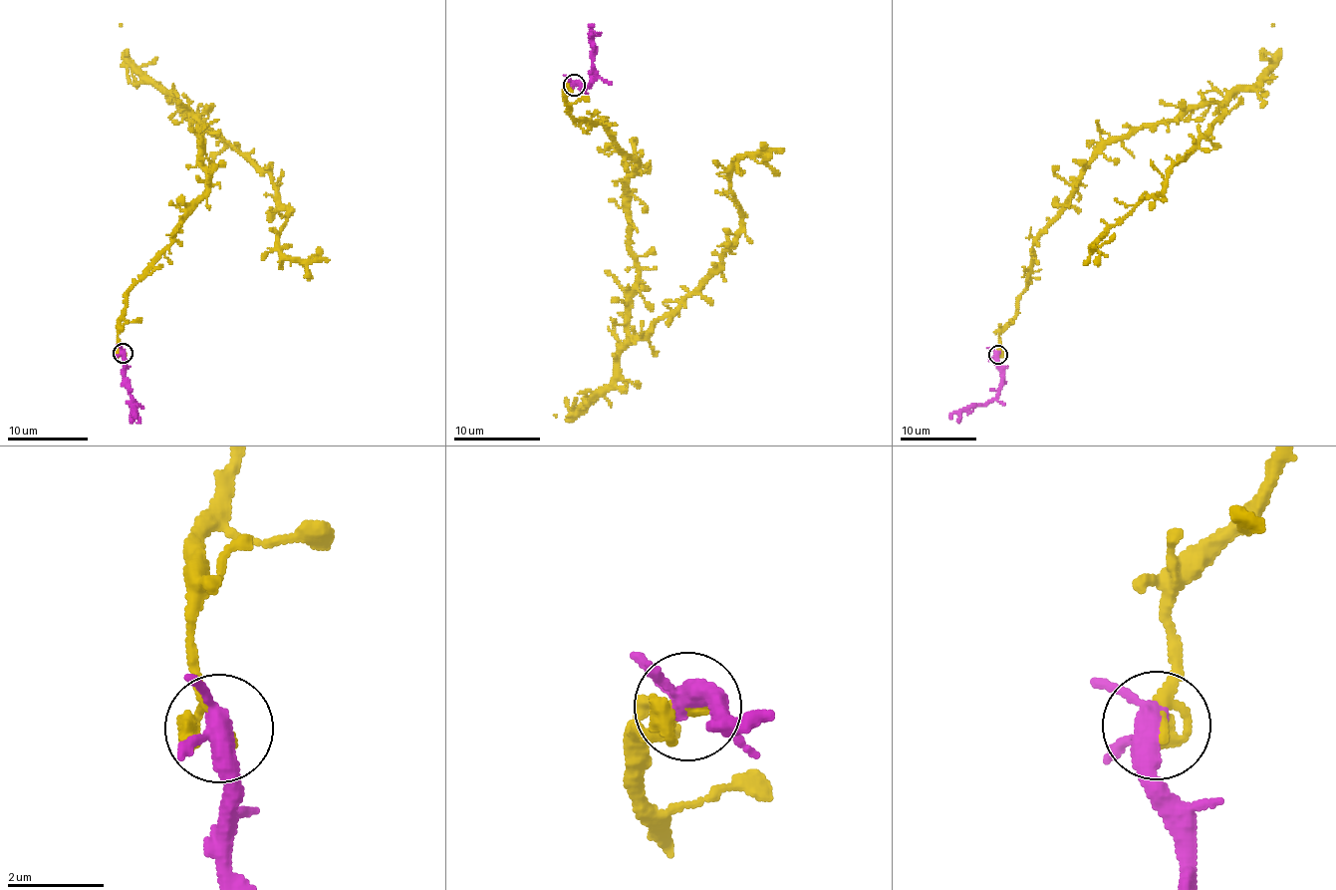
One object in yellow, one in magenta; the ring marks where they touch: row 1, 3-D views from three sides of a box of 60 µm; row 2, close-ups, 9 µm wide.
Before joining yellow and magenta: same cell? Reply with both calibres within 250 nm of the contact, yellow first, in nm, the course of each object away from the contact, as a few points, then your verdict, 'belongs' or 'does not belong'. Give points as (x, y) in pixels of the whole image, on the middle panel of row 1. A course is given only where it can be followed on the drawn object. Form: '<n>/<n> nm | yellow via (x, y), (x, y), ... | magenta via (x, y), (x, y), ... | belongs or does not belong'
180/320 nm | yellow via (574, 85), (567, 110), (604, 121), (637, 164), (632, 336), (737, 239), (733, 163), (761, 154), (776, 175) | magenta via (574, 85), (586, 88), (593, 80), (592, 24) | belongs

